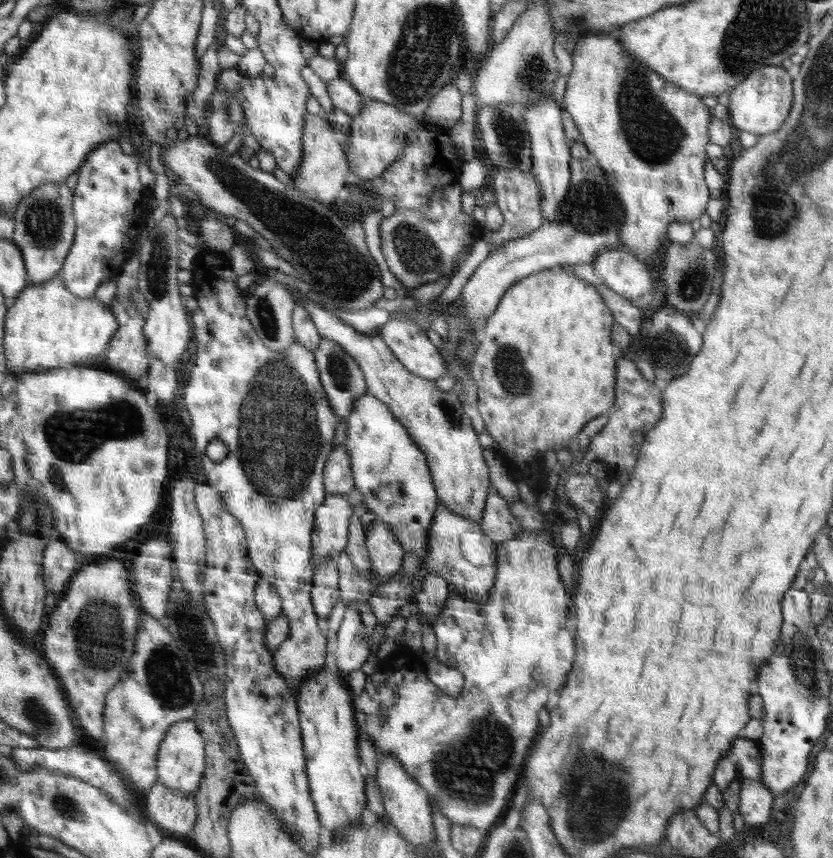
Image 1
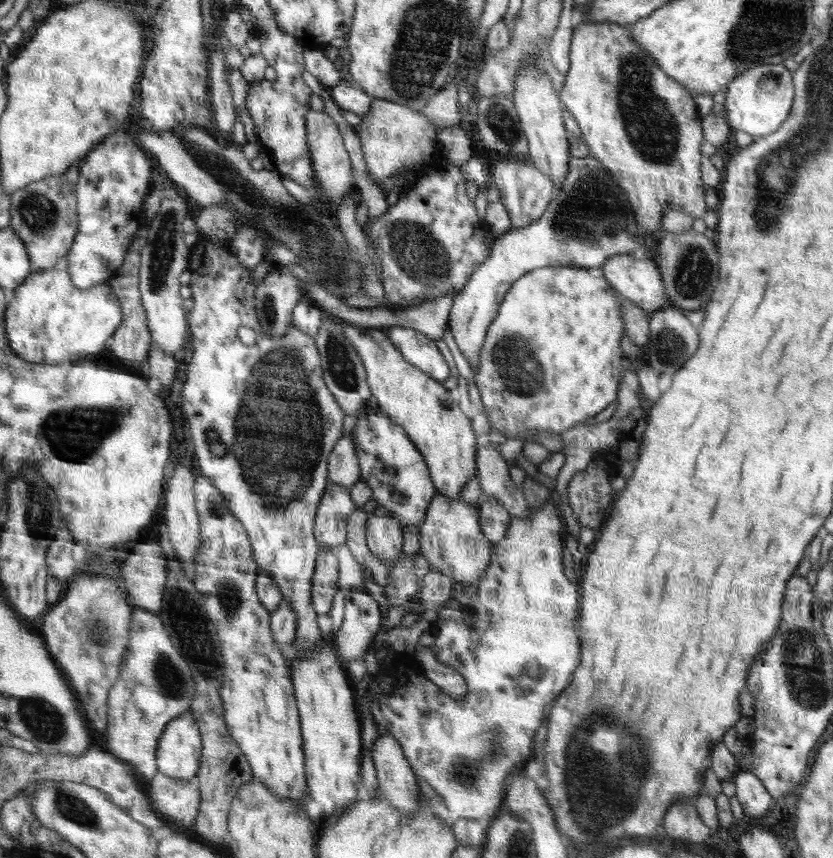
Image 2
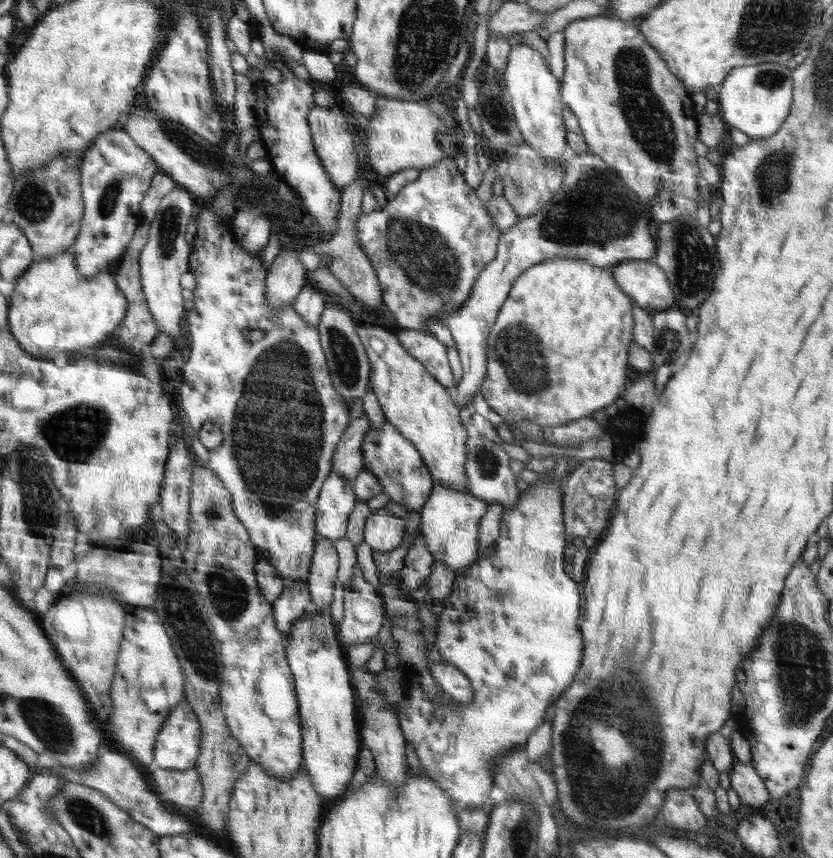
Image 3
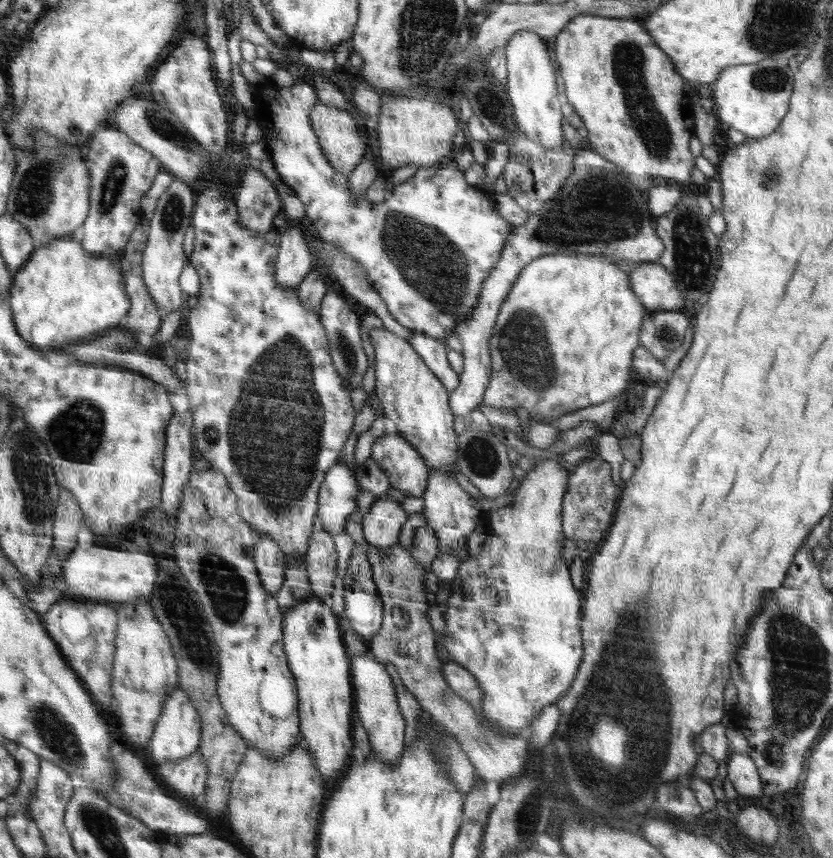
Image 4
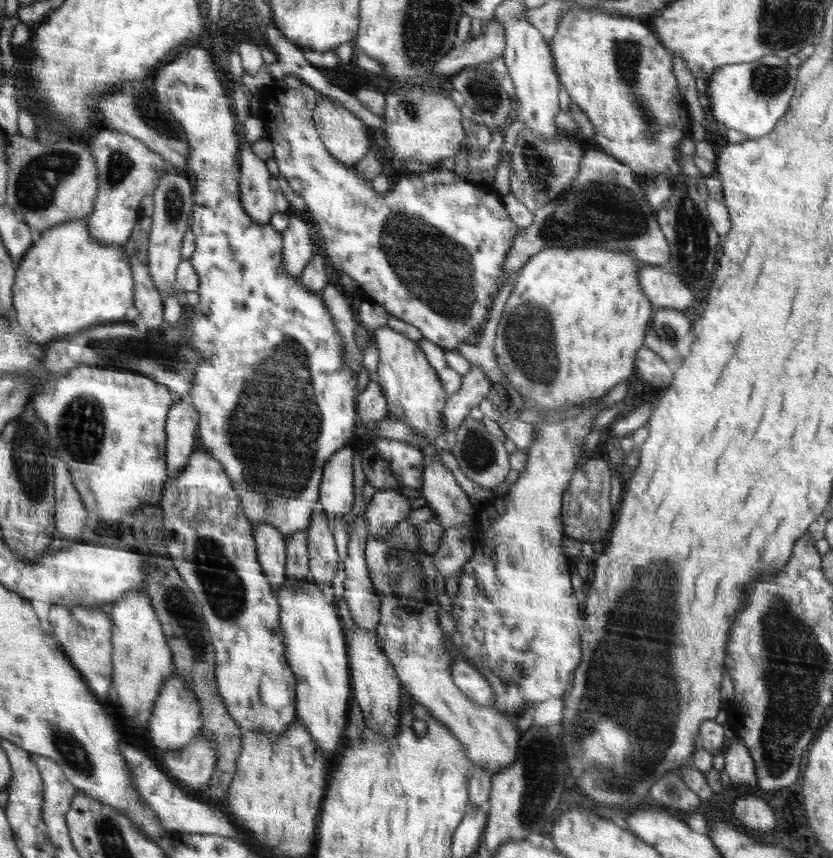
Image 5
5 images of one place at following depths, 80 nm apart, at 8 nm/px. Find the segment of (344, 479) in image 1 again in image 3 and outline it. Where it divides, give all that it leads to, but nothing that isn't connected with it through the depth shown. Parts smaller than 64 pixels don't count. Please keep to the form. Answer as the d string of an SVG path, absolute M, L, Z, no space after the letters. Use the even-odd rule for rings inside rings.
M366 415L357 418L348 426L334 451L332 472L353 481L362 470L364 460L361 452L362 439L369 431L370 423Z

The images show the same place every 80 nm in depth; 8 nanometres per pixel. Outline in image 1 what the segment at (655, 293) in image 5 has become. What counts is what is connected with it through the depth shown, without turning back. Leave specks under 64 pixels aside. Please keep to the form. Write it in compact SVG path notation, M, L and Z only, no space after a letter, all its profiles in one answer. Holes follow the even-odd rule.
M622 247L609 248L601 252L593 262L598 274L604 278L604 284L619 296L625 297L630 304L646 310L654 297L654 280L650 268L644 261L637 259L632 253L622 251Z

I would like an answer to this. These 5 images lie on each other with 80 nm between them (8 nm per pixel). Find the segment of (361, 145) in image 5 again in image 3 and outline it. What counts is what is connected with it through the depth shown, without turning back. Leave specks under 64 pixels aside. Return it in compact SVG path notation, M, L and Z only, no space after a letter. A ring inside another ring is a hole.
M314 107L308 116L313 142L317 146L318 160L324 166L326 174L330 176L334 188L339 191L344 191L346 186L350 186L350 182L354 182L358 174L358 156L356 156L354 138L342 113L343 110L339 107Z

